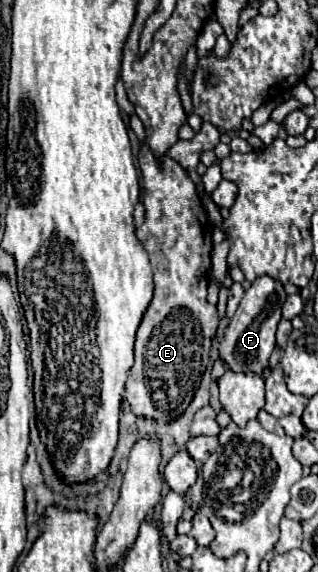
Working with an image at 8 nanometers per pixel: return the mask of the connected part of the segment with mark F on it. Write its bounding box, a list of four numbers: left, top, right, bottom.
[220,275,286,373]

